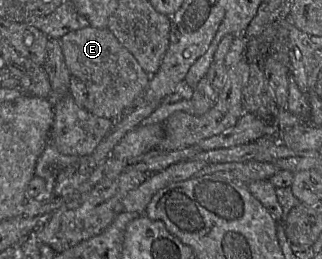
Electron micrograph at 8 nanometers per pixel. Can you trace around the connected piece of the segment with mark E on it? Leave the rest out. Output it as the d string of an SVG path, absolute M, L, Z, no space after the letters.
M87 26L71 31L59 40L71 76L79 78L86 86L85 109L89 113L116 120L138 103L139 96L148 85L150 75L108 28Z

